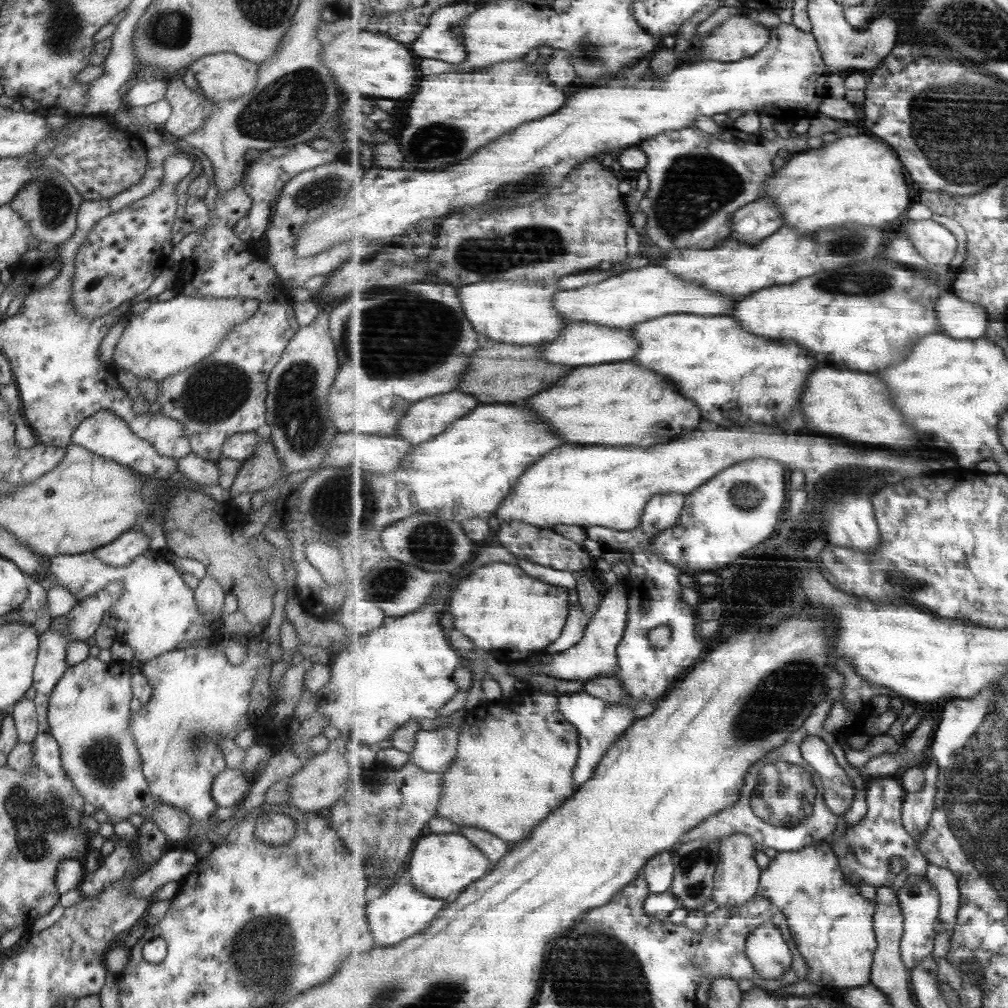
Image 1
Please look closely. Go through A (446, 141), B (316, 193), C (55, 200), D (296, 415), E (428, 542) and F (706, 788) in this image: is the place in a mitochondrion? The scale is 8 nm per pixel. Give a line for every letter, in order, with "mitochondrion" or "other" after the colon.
A: mitochondrion
B: mitochondrion
C: mitochondrion
D: mitochondrion
E: mitochondrion
F: other

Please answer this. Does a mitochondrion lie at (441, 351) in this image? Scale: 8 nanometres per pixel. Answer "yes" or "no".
yes

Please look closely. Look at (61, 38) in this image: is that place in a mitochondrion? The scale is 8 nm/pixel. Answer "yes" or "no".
yes

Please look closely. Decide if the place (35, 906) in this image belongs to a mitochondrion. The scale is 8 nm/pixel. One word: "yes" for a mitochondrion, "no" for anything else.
no

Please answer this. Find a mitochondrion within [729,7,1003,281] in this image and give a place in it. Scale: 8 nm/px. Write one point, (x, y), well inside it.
(922, 108)

